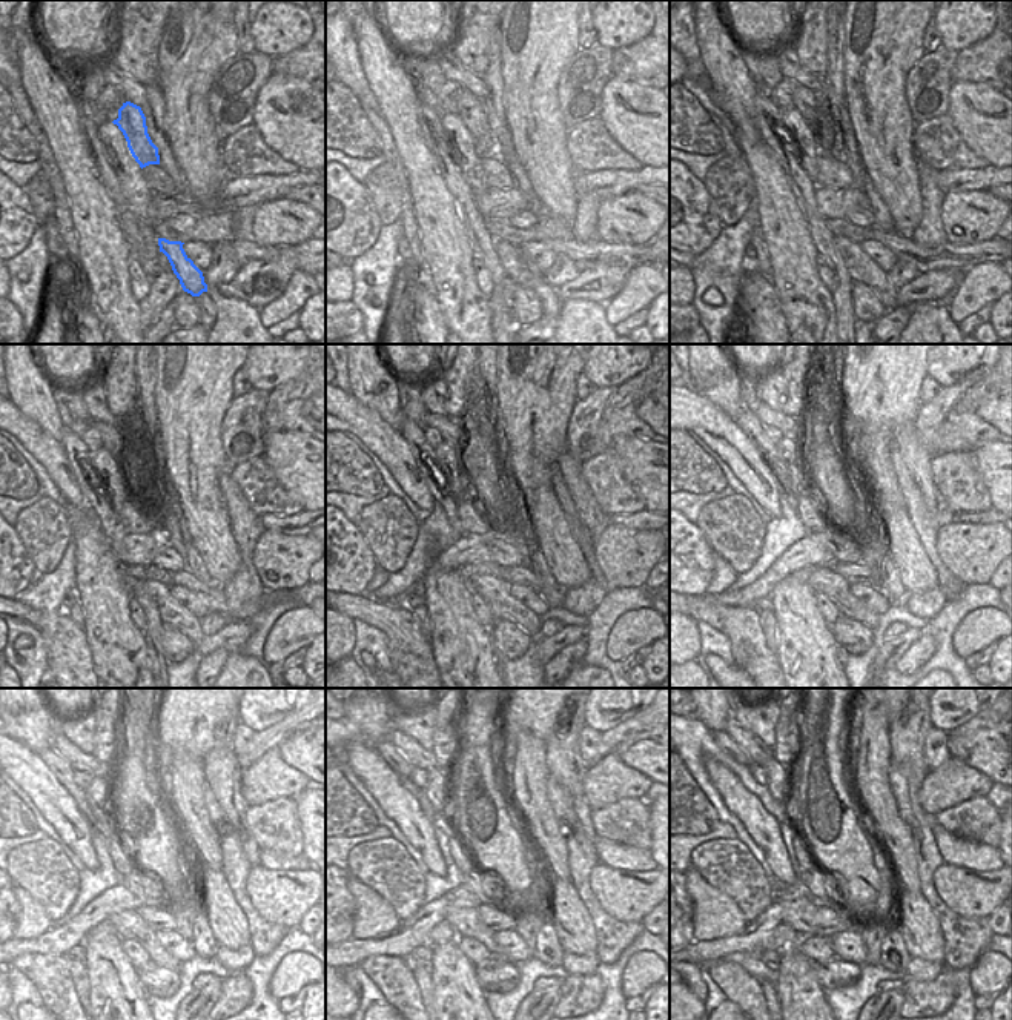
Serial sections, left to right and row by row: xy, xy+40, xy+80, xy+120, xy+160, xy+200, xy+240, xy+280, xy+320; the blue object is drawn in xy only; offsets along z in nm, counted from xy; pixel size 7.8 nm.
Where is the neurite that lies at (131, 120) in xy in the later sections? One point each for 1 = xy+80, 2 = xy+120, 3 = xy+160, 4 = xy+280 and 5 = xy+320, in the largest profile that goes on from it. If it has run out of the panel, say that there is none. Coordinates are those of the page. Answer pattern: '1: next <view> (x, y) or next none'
1: next xy+80 (806, 102)
2: next xy+120 (112, 437)
3: next xy+160 (450, 430)
4: next xy+280 (413, 751)
5: next xy+320 (751, 744)

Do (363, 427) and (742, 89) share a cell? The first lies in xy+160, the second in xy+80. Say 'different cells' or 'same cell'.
different cells

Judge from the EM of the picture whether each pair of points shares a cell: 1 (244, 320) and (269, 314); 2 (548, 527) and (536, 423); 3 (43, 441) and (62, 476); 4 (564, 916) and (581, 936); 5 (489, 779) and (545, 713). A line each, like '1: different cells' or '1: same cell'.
1: different cells
2: same cell
3: same cell
4: same cell
5: different cells

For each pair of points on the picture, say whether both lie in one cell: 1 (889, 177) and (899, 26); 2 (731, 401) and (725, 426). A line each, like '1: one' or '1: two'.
1: one
2: two

